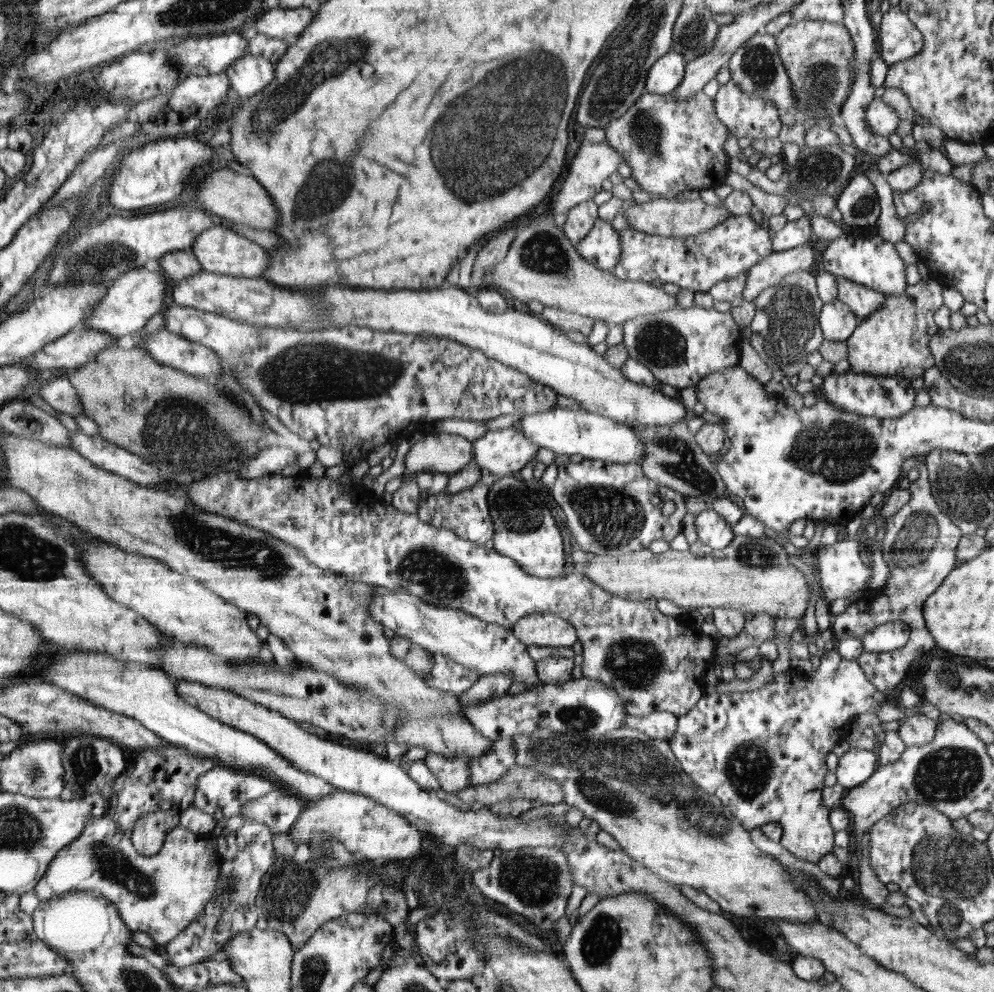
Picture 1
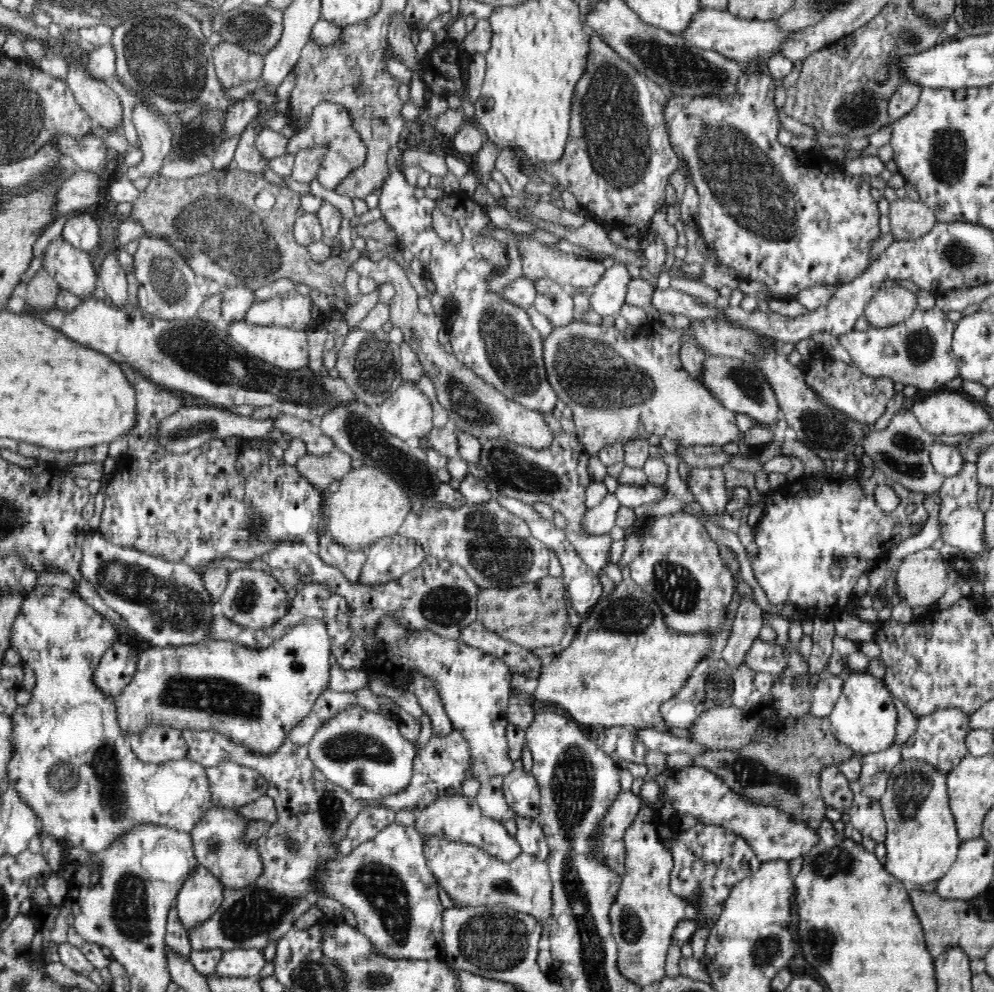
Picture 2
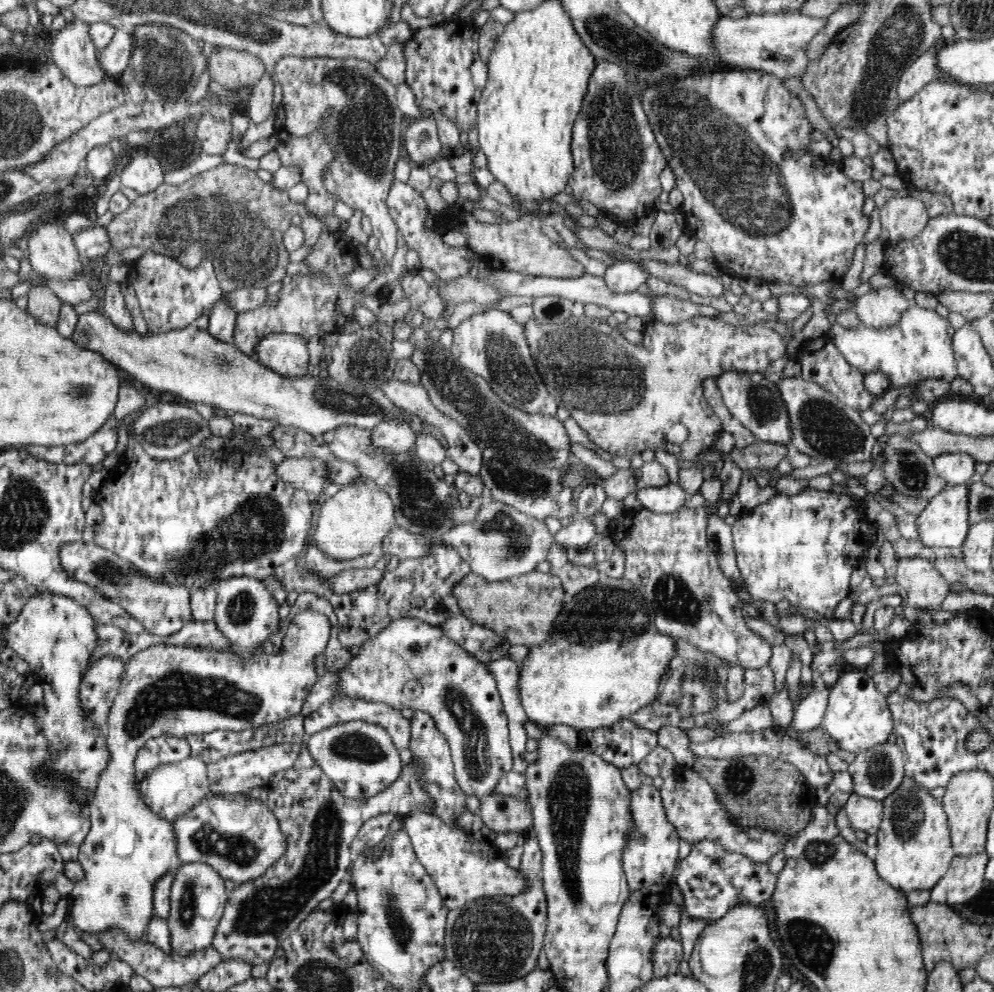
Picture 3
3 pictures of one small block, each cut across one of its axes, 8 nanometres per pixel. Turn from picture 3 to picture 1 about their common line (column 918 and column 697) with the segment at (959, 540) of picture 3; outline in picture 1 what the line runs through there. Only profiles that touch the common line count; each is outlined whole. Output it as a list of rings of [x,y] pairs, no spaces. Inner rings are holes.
[[[712,508],[695,516],[697,540],[710,546],[714,552],[727,547],[734,536],[734,528]]]

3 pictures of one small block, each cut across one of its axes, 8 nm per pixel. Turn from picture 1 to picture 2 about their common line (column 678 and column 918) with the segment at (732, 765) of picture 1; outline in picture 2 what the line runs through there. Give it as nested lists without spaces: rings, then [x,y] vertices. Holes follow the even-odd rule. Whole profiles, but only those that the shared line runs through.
[[[955,708],[938,709],[932,714],[920,716],[917,718],[916,732],[910,736],[907,742],[899,745],[901,748],[902,759],[908,757],[918,757],[938,765],[942,773],[948,773],[957,765],[967,754],[965,745],[967,730],[967,721],[969,716],[956,711]]]

